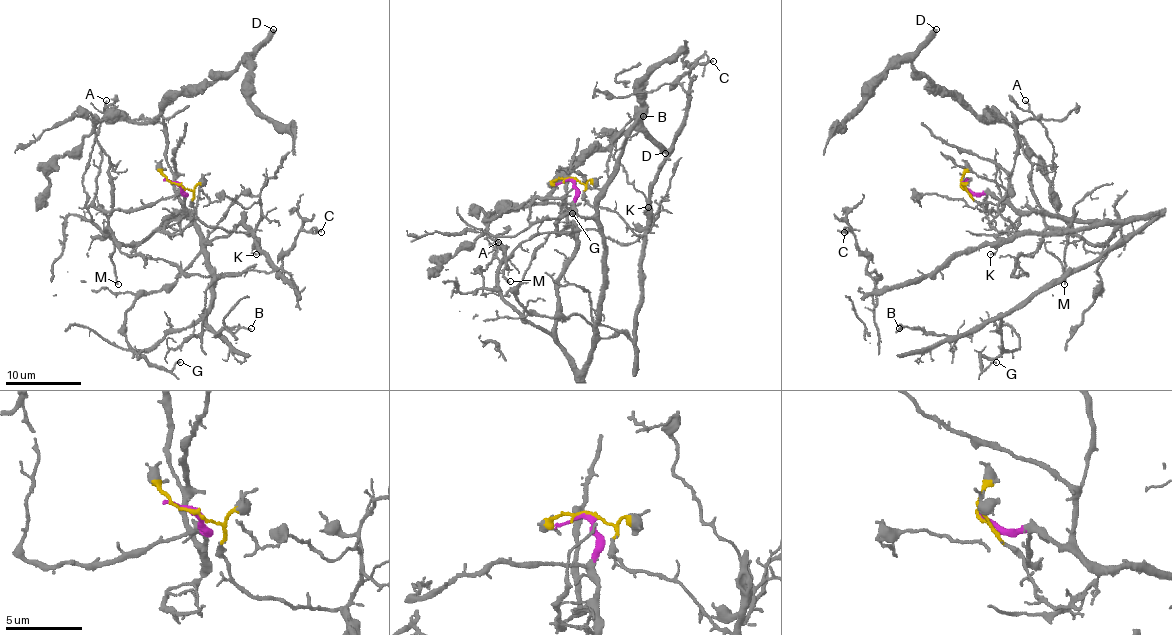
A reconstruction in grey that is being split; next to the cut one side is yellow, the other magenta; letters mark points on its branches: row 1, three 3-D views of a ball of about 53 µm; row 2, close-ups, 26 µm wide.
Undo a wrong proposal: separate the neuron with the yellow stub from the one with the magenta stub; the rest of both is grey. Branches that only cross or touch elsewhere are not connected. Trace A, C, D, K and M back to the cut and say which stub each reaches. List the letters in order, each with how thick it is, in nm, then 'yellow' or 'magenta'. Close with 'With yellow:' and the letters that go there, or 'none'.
A: 120 nm | magenta
C: 170 nm | yellow
D: 480 nm | magenta
K: 110 nm | yellow
M: 130 nm | magenta
With yellow: C, K

